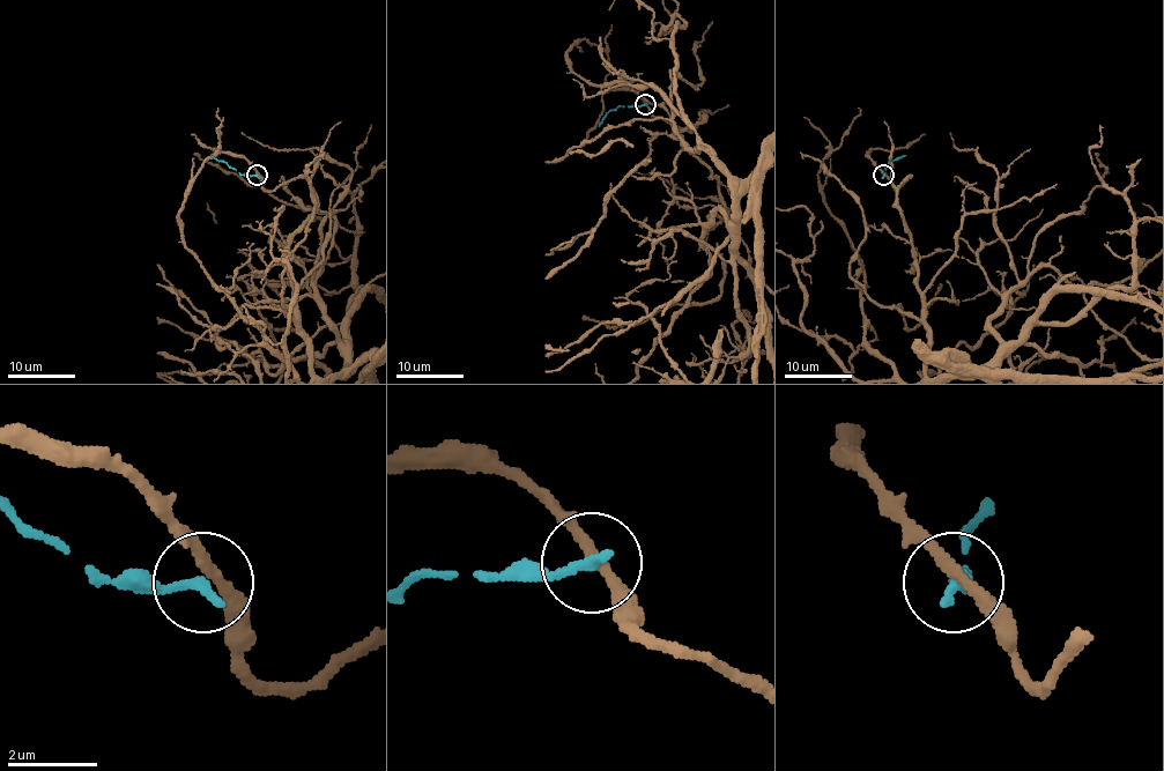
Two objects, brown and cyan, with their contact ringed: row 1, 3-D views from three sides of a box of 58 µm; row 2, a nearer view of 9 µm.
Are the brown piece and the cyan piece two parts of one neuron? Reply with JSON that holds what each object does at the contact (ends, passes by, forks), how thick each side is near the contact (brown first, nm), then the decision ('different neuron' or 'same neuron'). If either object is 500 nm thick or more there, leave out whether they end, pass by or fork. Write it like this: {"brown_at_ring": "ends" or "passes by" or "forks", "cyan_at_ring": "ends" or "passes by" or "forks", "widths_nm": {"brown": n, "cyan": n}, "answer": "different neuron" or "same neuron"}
{"brown_at_ring": "passes by", "cyan_at_ring": "ends", "widths_nm": {"brown": 260, "cyan": 260}, "answer": "different neuron"}

